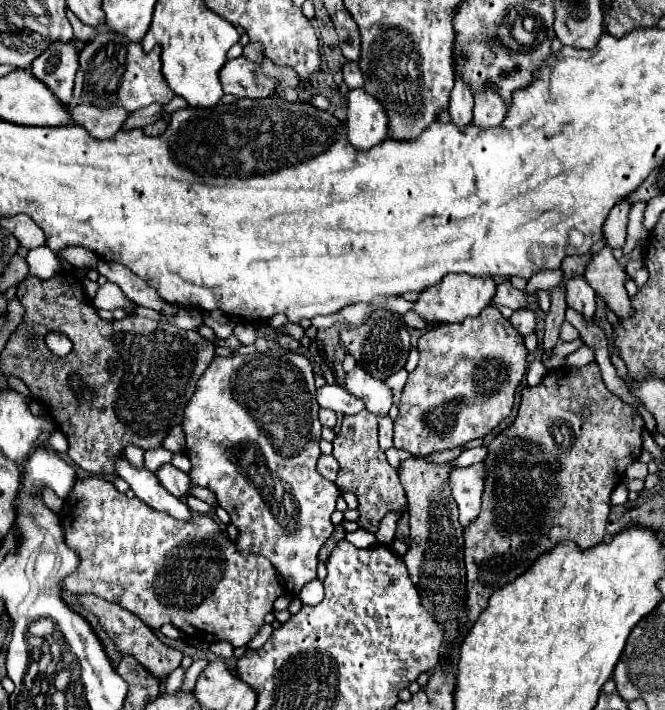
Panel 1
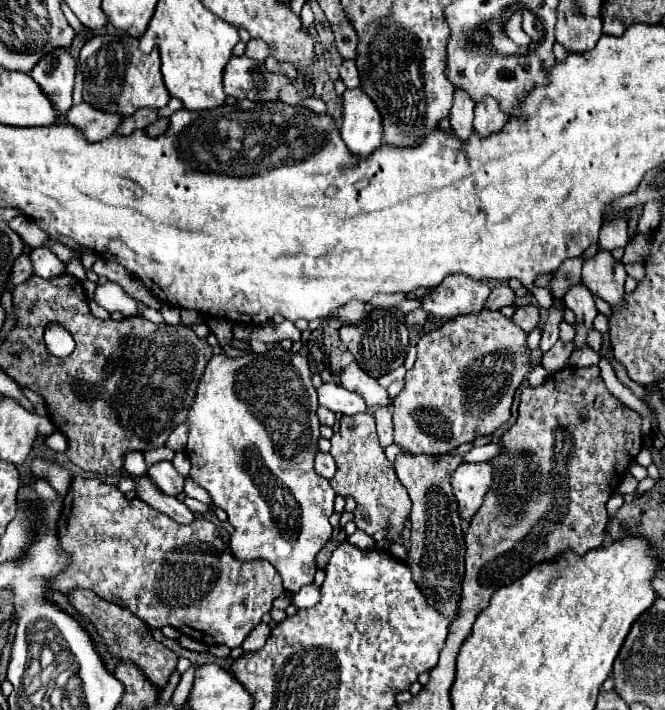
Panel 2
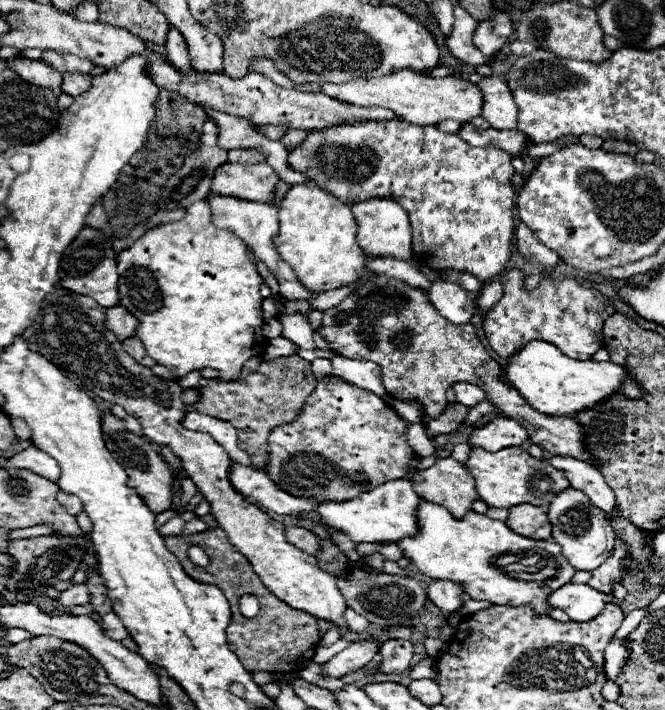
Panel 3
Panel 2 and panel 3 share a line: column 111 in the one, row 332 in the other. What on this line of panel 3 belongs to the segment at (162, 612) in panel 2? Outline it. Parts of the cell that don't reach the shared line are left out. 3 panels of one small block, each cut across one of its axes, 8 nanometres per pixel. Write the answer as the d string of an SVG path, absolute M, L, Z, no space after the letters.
M510 270L502 276L504 296L484 316L484 334L488 344L508 358L532 340L542 340L558 346L564 354L576 360L590 360L602 346L602 324L614 314L614 306L594 288L582 288L576 280L542 280L532 292L524 290L524 276L518 270Z

